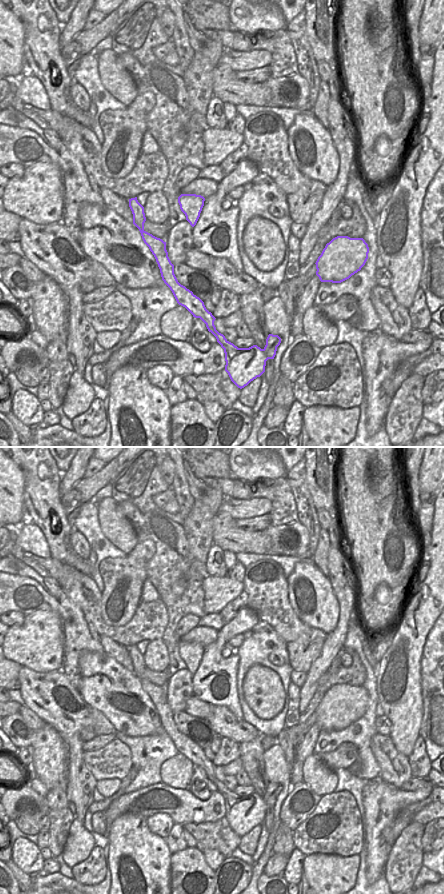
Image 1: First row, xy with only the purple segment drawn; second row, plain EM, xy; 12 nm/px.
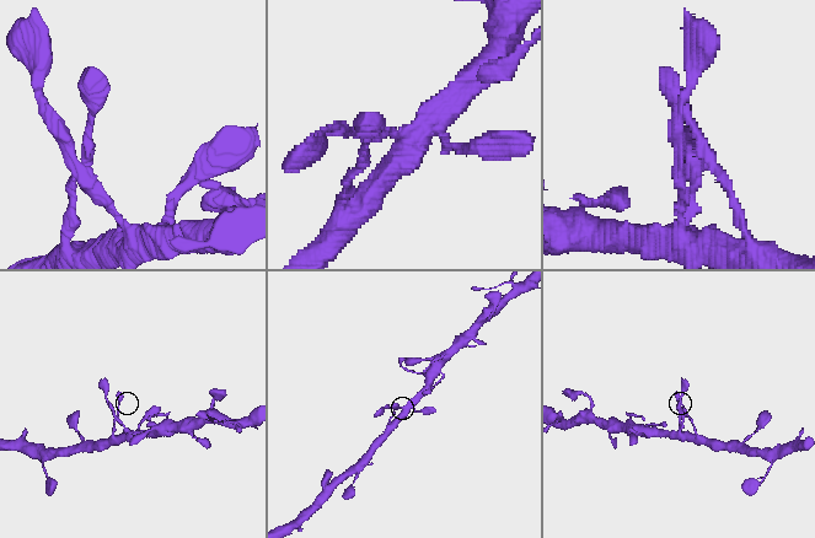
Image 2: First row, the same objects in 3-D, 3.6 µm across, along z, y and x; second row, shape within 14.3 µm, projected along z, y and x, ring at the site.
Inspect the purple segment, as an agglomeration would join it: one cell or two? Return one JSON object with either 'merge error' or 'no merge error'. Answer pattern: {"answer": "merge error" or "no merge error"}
{"answer": "no merge error"}

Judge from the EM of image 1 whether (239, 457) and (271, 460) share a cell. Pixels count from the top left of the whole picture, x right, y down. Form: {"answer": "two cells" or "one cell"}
{"answer": "one cell"}

